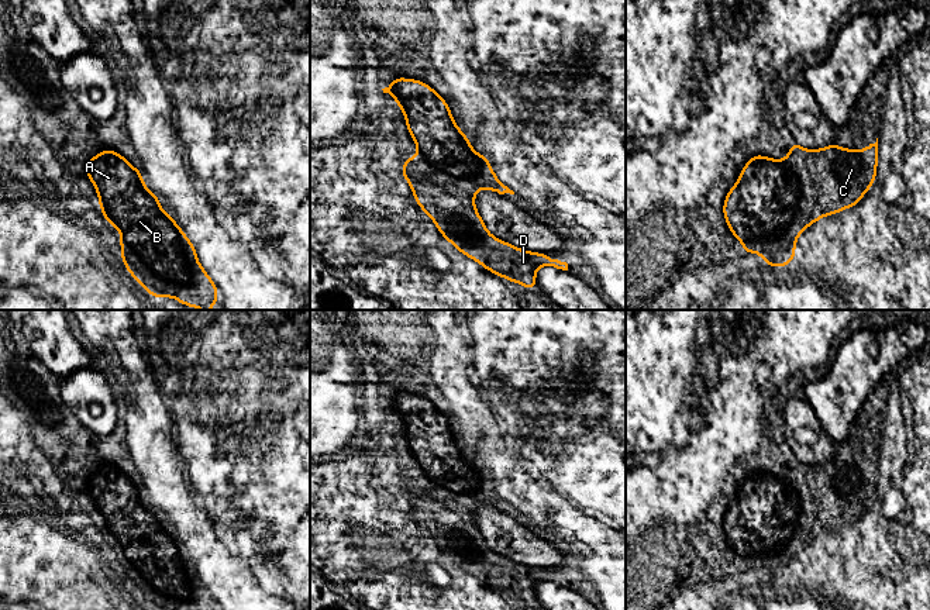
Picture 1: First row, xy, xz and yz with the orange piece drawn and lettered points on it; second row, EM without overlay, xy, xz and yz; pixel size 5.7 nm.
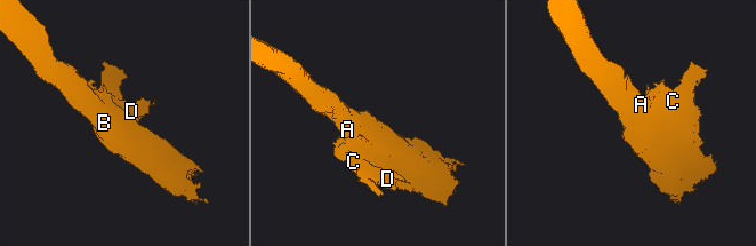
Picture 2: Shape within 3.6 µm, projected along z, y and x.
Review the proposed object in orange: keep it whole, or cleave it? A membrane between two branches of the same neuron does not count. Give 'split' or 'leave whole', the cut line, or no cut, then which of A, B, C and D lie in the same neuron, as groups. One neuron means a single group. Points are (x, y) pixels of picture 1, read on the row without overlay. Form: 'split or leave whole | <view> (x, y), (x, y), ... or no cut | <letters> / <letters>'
leave whole | no cut | A B C D

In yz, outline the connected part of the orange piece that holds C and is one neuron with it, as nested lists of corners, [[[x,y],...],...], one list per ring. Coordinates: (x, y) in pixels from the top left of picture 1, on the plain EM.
[[[878,454],[862,466],[840,463],[836,458],[805,465],[793,456],[789,471],[781,476],[755,469],[724,513],[727,544],[741,558],[744,569],[755,568],[771,583],[783,583],[796,573],[796,555],[809,541],[861,517],[875,499],[876,483]]]

